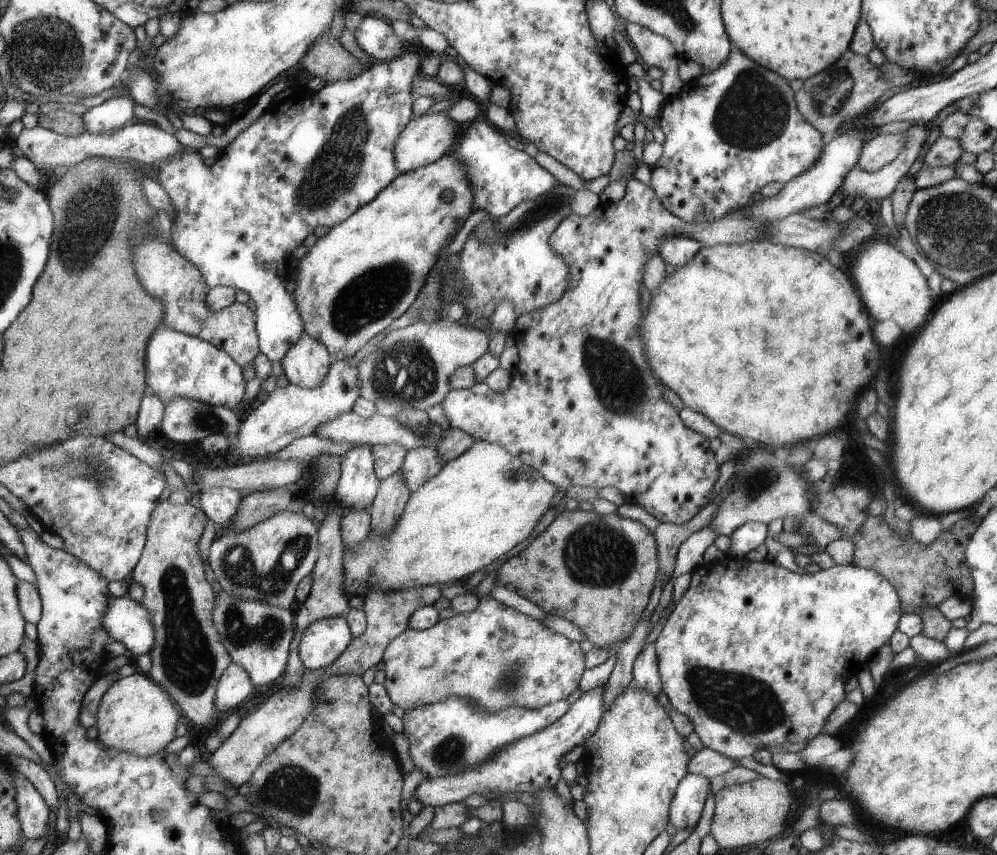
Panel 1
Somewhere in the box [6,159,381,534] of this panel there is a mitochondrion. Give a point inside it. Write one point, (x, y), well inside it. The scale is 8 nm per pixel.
(97, 208)

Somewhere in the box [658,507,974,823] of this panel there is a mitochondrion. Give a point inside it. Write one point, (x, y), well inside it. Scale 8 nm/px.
(733, 698)

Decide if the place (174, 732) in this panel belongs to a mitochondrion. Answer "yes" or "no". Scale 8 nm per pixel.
no

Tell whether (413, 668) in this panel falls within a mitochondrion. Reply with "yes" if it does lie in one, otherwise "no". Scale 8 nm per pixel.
no

